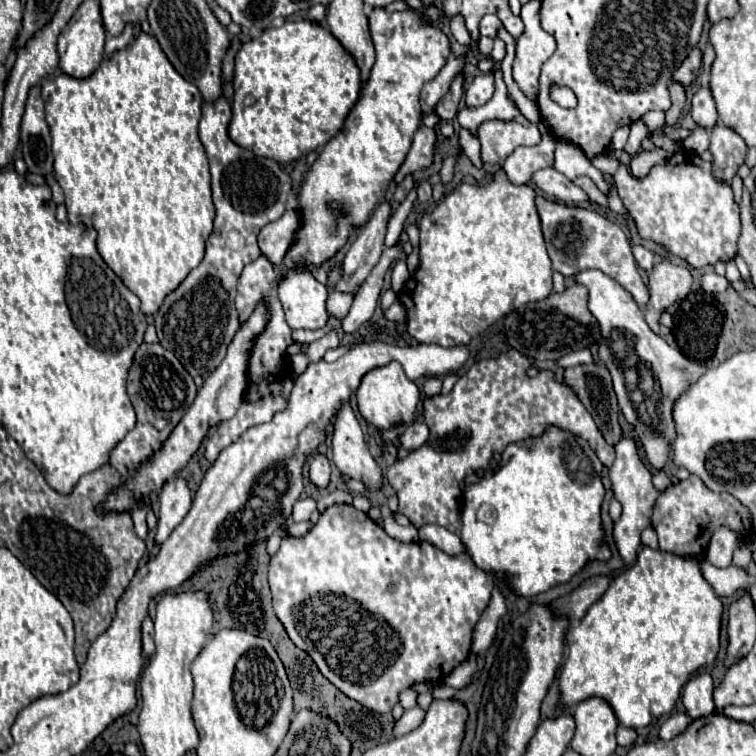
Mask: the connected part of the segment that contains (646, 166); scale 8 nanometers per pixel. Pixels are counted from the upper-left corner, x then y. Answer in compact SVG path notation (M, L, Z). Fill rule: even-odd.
M654 149L654 151L642 151L632 157L630 171L634 177L646 177L654 165L662 165L668 161L668 153L664 149Z

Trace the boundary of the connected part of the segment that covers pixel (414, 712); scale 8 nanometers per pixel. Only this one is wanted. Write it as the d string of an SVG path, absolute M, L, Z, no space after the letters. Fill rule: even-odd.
M414 707L414 709L404 711L402 719L398 719L398 721L396 721L394 735L396 735L396 737L402 737L402 735L406 735L406 733L414 731L418 725L422 725L424 715L426 715L426 711L424 711L422 707Z

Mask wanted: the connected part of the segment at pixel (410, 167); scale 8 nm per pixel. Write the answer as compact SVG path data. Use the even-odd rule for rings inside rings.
M420 125L420 129L416 131L412 141L414 141L414 145L410 147L406 161L402 163L400 171L394 177L396 183L400 183L410 173L416 173L416 171L430 167L434 161L434 143L436 143L436 131L434 129Z

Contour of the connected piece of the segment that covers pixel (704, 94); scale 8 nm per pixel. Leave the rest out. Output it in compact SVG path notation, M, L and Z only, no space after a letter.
M702 87L694 99L692 99L692 111L690 111L694 123L698 127L704 127L706 131L710 131L716 121L718 121L718 115L716 115L716 105L712 101L712 95L710 95L710 89L708 87Z

